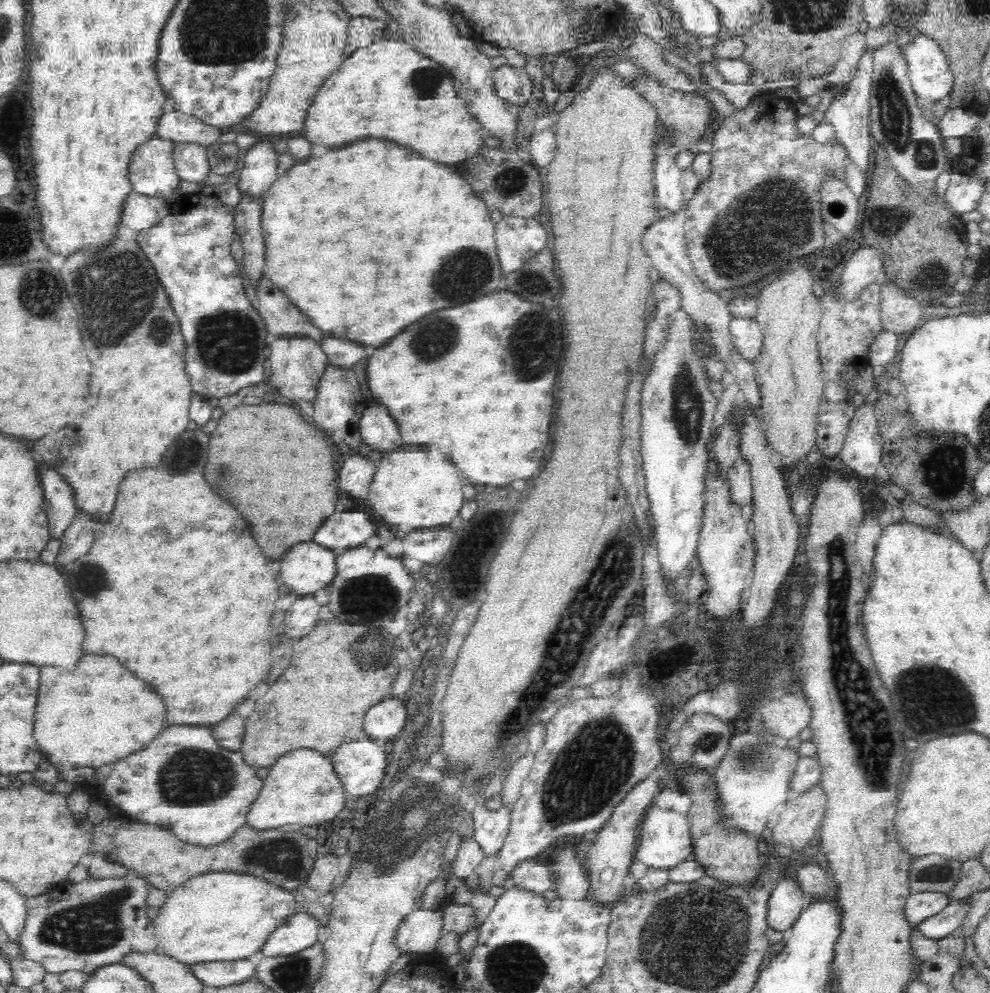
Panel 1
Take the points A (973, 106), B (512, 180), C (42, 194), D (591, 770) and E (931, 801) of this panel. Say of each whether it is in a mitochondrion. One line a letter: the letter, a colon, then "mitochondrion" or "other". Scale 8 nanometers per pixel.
A: other
B: mitochondrion
C: other
D: mitochondrion
E: other

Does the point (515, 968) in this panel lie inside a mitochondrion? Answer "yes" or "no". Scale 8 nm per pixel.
yes

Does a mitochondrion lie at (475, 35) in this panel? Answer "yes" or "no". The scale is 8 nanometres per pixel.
no

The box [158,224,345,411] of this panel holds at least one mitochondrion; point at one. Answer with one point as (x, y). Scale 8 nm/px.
(230, 342)

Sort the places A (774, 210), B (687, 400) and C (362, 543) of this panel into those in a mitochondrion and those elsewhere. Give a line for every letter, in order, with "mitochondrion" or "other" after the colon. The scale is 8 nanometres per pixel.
A: mitochondrion
B: mitochondrion
C: other

